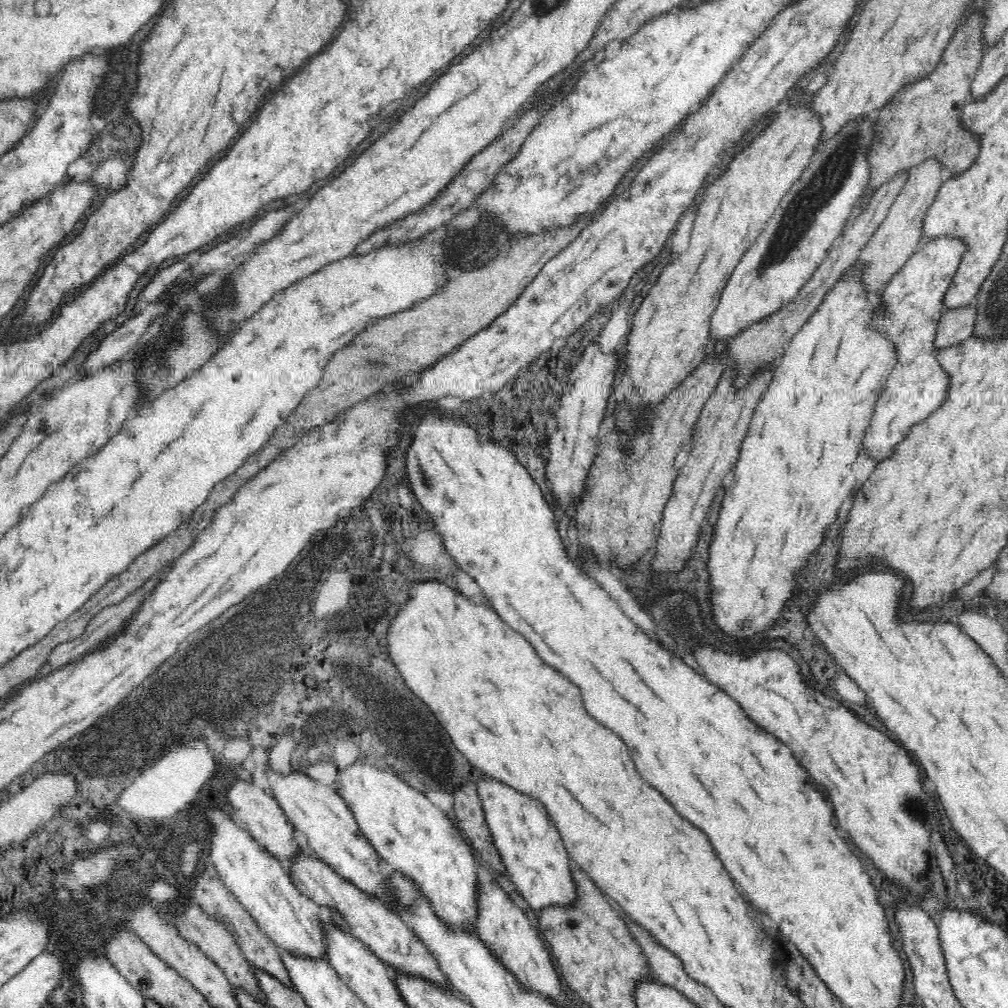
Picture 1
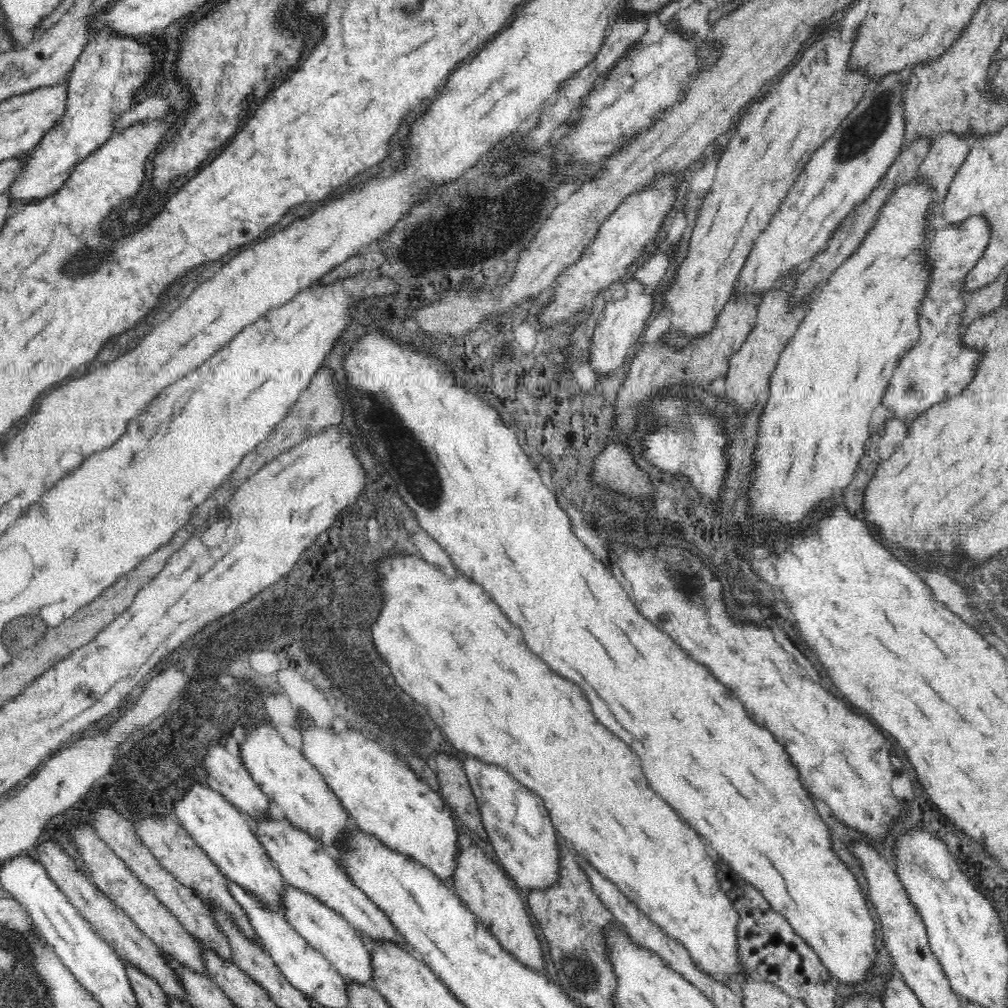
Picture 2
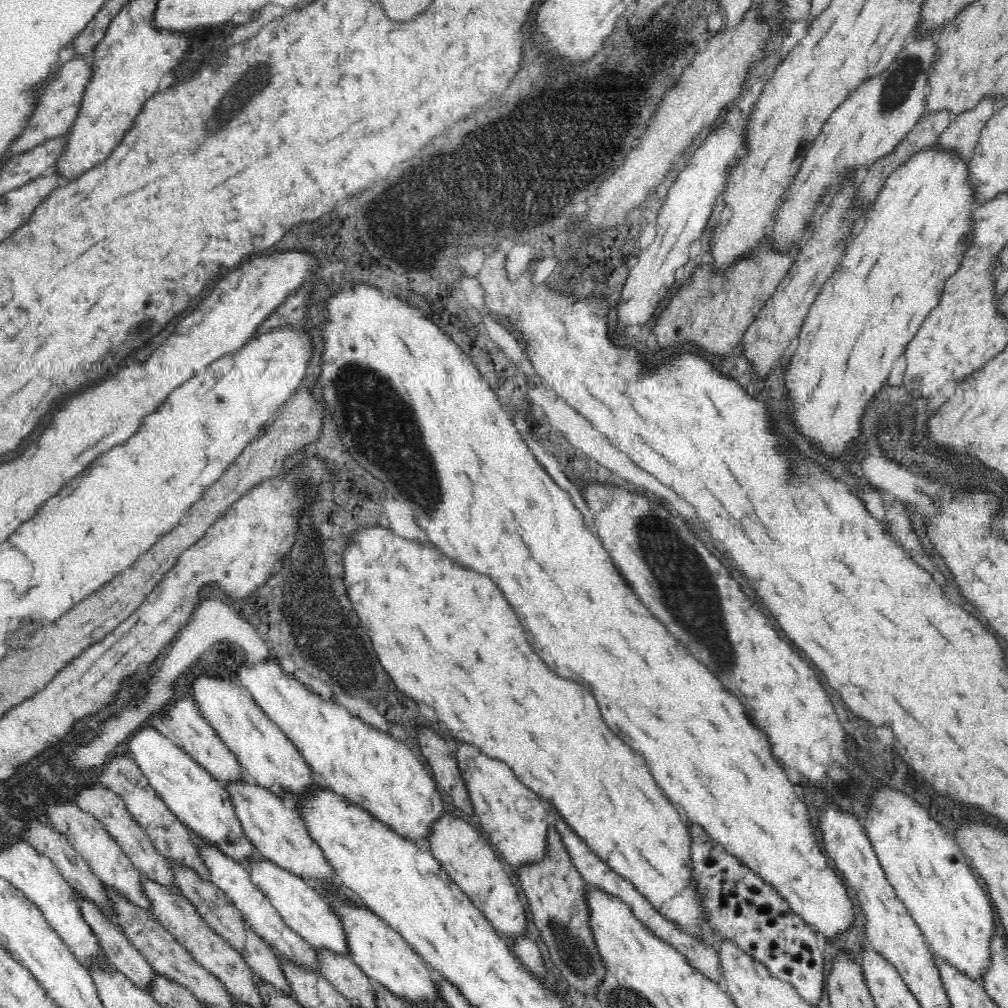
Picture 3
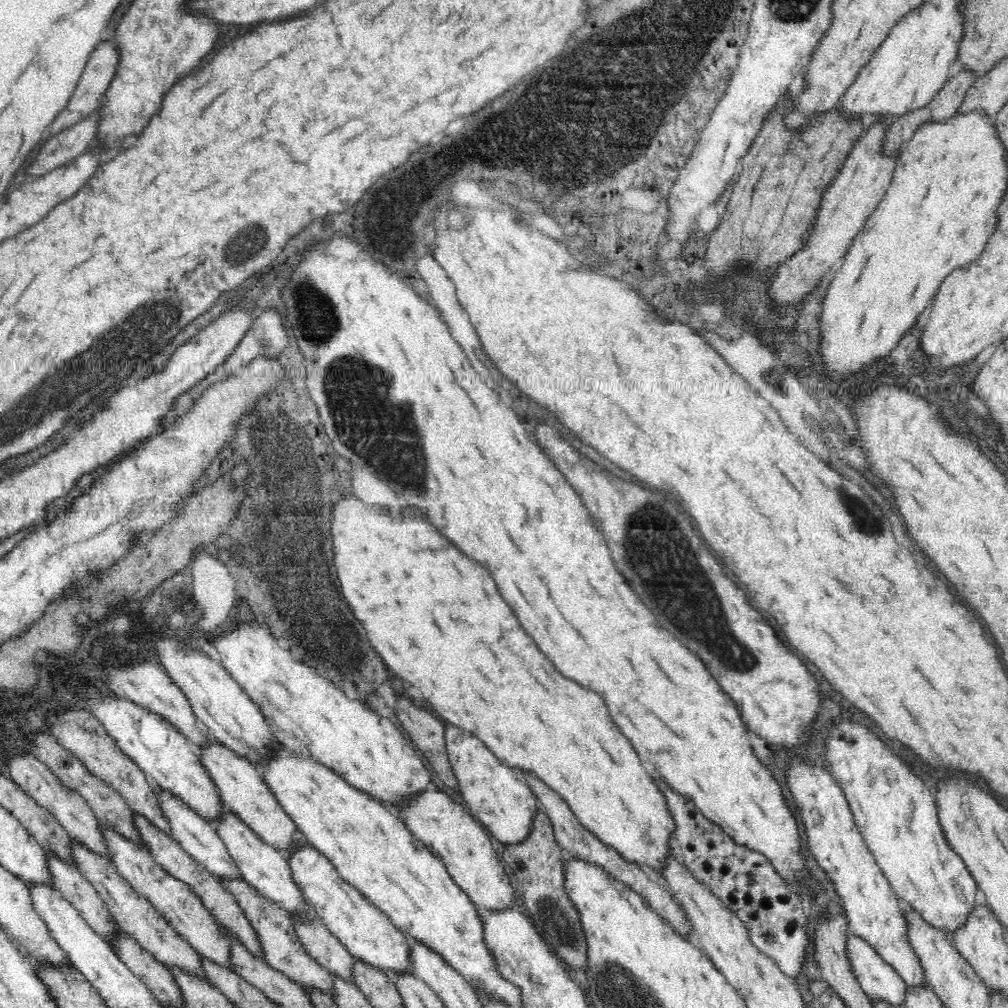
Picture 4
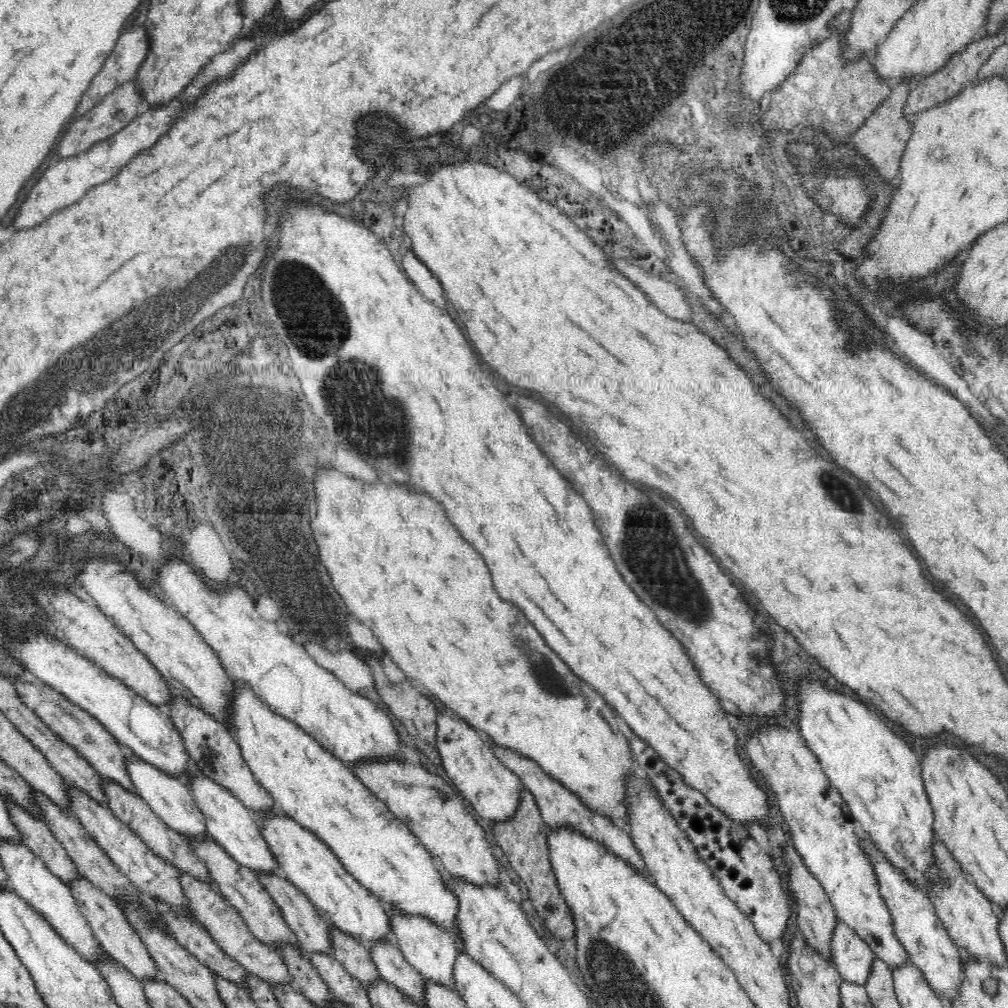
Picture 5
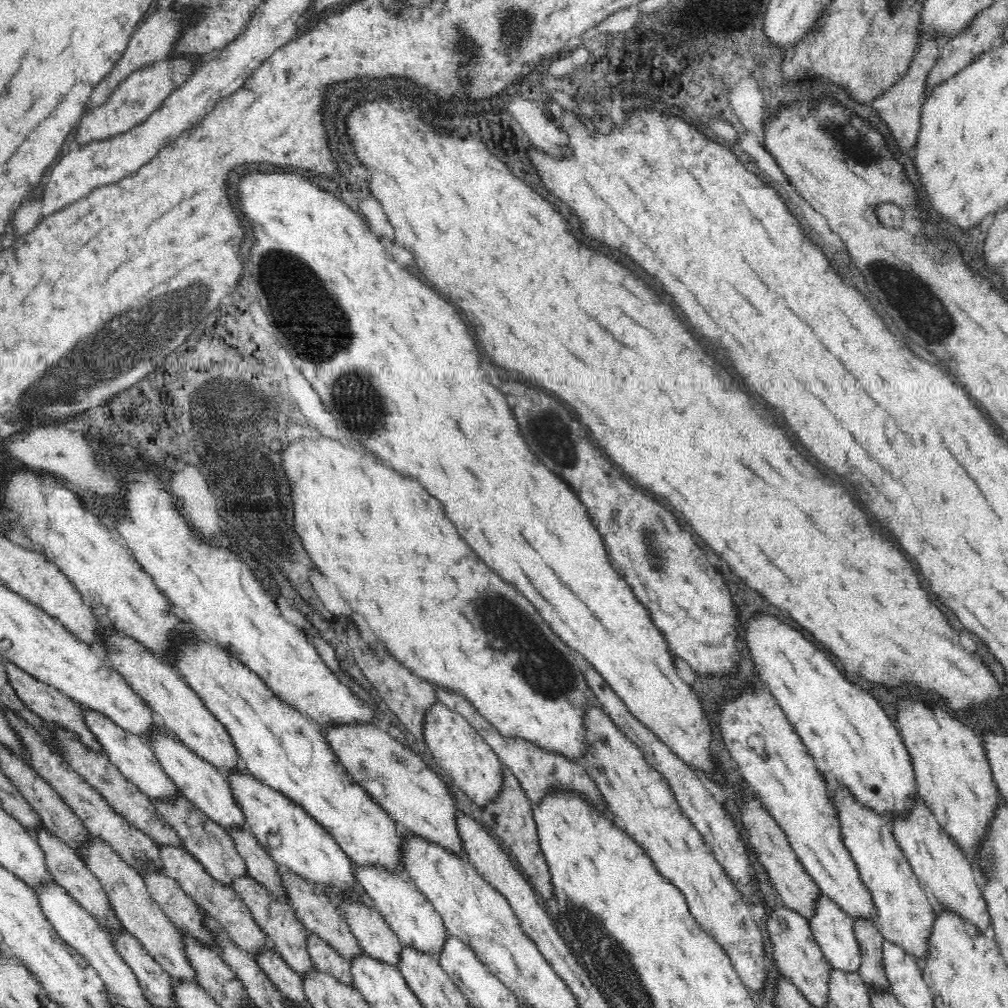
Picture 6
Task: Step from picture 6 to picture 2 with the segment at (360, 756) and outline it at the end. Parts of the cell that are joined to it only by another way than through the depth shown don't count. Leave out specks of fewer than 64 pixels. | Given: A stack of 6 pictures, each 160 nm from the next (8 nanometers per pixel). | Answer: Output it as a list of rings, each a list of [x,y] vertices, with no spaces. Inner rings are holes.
[[[470,844],[468,848],[460,846],[458,868],[455,876],[455,894],[462,900],[466,908],[476,916],[512,959],[524,965],[525,968],[538,974],[546,974],[546,962],[542,954],[542,944],[534,932],[532,920],[526,914],[521,892],[513,881],[496,863],[493,863],[480,847]]]

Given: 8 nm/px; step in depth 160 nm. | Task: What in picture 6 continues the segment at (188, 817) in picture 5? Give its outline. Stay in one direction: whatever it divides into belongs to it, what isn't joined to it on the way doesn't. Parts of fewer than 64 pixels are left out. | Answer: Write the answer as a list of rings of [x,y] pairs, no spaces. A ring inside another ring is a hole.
[[[85,707],[82,711],[87,727],[95,733],[96,740],[103,745],[102,754],[106,755],[119,769],[119,772],[133,782],[147,797],[156,802],[171,802],[179,794],[180,790],[168,778],[167,772],[164,772],[160,761],[156,759],[154,751],[146,740],[138,735],[129,734],[106,715],[102,715],[101,712],[94,711],[90,707]]]

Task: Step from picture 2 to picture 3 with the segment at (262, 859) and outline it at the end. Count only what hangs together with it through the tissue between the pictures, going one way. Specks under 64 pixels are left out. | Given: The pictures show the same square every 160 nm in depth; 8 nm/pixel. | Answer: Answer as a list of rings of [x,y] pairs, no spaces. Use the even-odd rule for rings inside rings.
[[[150,725],[134,732],[124,751],[140,767],[142,774],[166,803],[170,812],[175,814],[195,836],[199,836],[209,846],[217,848],[232,862],[246,868],[248,862],[254,862],[255,857],[260,855],[254,843],[244,833],[244,827],[236,814],[226,786],[196,764],[189,753],[180,750]]]

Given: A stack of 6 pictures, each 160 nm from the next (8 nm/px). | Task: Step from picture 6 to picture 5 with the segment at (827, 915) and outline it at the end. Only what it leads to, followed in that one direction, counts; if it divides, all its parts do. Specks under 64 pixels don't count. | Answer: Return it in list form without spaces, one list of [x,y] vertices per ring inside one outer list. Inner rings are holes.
[[[846,924],[836,926],[832,936],[833,963],[845,982],[865,986],[875,964],[875,954]]]

